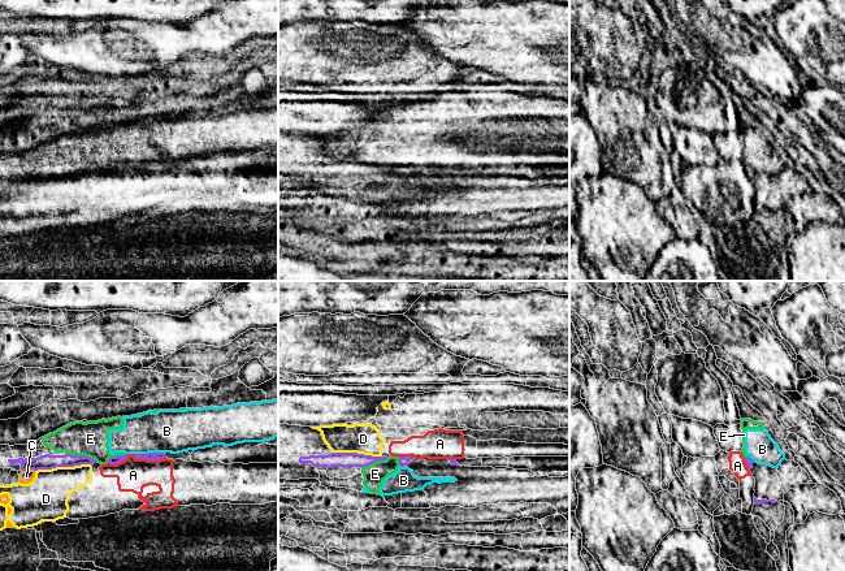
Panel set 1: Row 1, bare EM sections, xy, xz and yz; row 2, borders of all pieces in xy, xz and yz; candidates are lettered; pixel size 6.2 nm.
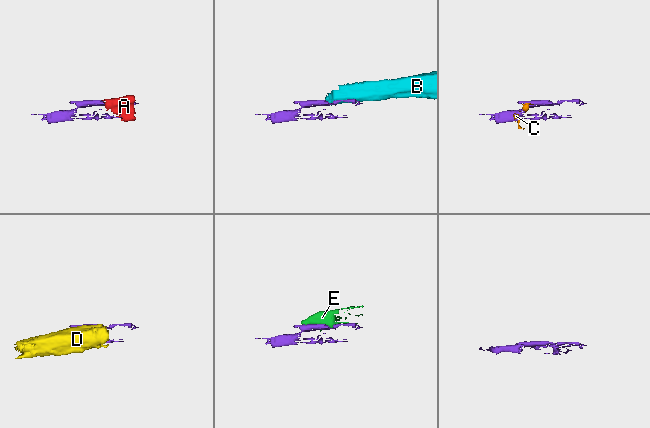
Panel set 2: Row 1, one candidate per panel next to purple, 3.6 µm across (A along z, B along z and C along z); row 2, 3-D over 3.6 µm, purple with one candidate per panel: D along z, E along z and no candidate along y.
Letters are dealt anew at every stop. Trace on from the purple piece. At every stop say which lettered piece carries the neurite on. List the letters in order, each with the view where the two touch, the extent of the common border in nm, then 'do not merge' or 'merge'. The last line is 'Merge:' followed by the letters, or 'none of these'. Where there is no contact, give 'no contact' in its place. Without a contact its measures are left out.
A: xy | 200 nm | do not merge
B: xy | 120 nm | merge
C: xy | 80 nm | do not merge
D: xy | 360 nm | do not merge
E: xy | 200 nm | merge
Merge: B, E

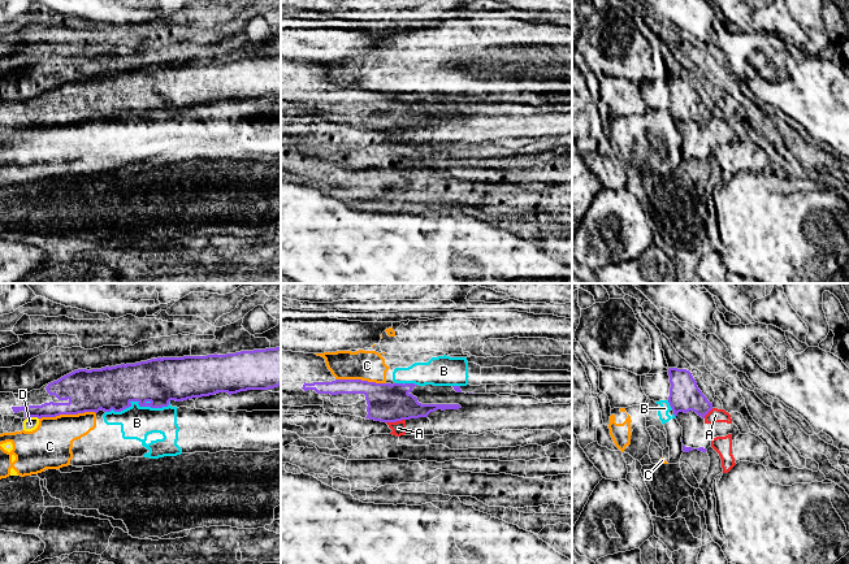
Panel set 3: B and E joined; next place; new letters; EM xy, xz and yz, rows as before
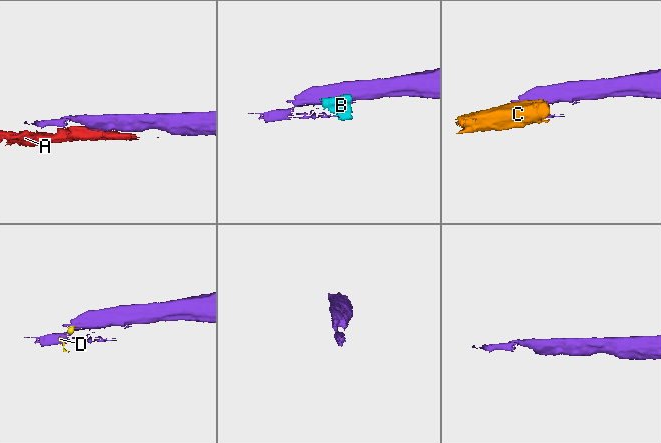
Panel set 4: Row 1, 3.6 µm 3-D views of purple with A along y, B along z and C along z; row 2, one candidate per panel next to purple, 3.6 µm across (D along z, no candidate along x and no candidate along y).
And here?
A: xz | 120 nm | do not merge
B: xy | 400 nm | do not merge
C: xy | 360 nm | do not merge
D: xy | 80 nm | do not merge
Merge: none of these

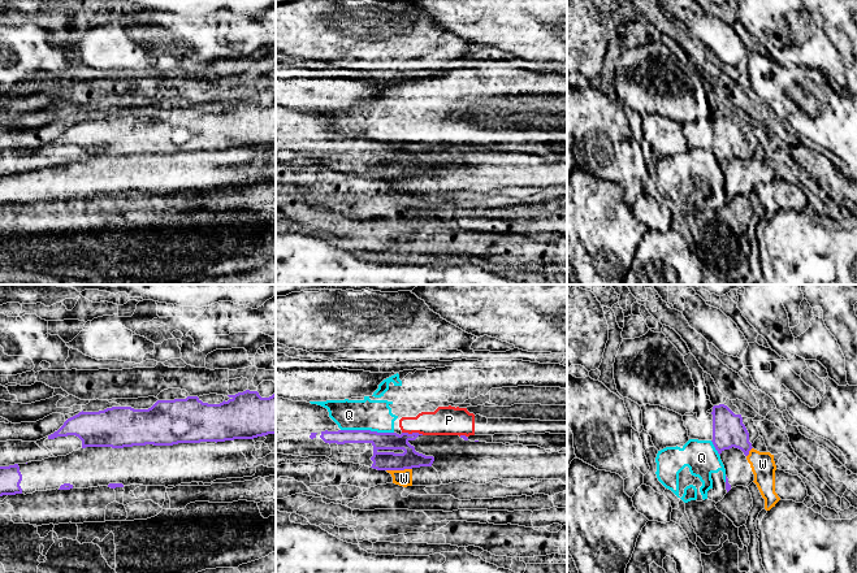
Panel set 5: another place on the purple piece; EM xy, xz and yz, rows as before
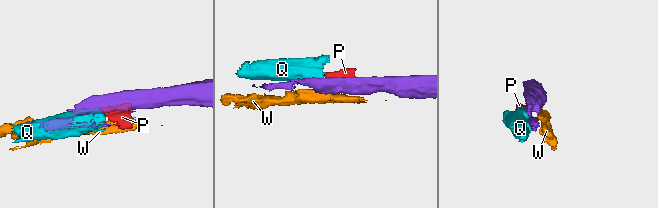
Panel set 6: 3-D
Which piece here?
P: xz | 140 nm | do not merge
Q: xz | 320 nm | do not merge
W: xz | 160 nm | do not merge
Merge: none of these

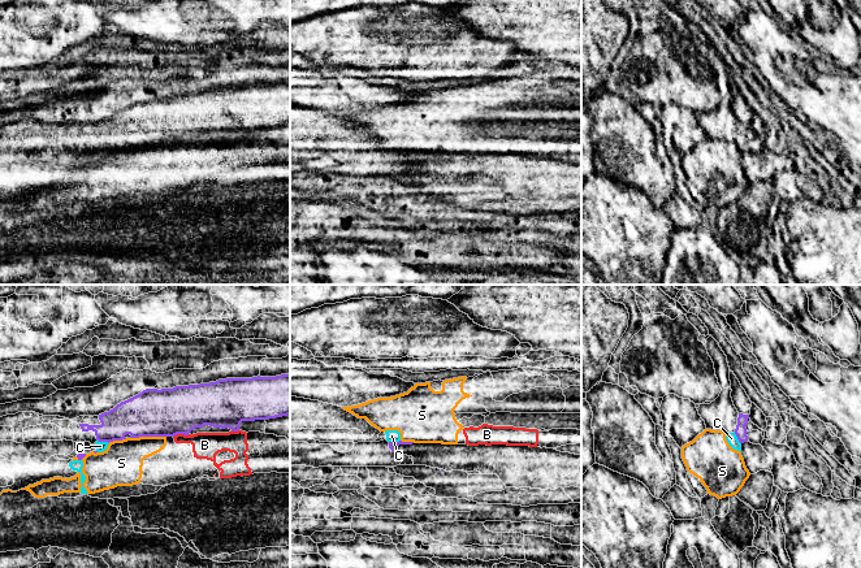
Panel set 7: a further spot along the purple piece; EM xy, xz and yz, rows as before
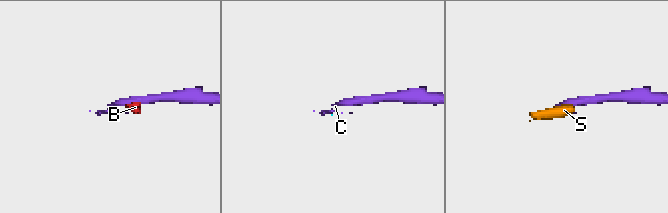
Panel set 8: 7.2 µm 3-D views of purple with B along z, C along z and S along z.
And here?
B: xy | 110 nm | do not merge
C: yz | 90 nm | do not merge
S: xy | 220 nm | do not merge
Merge: none of these

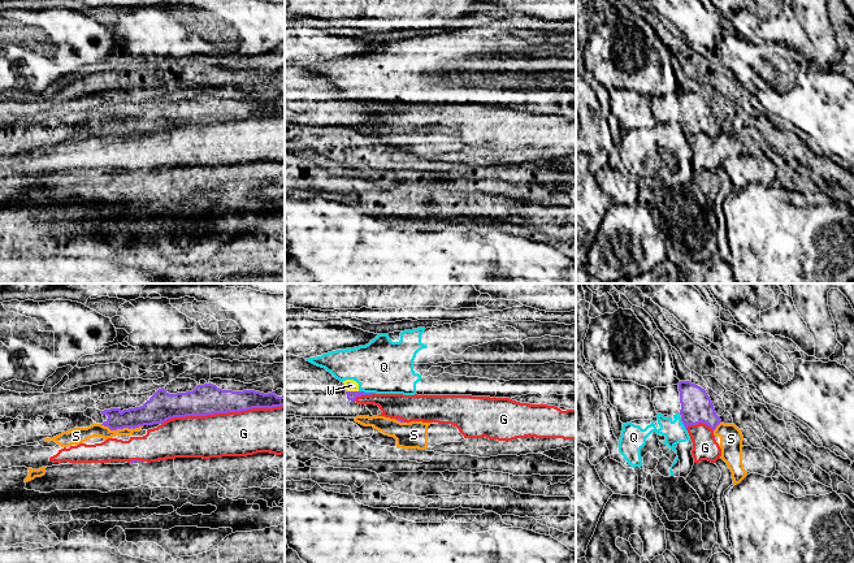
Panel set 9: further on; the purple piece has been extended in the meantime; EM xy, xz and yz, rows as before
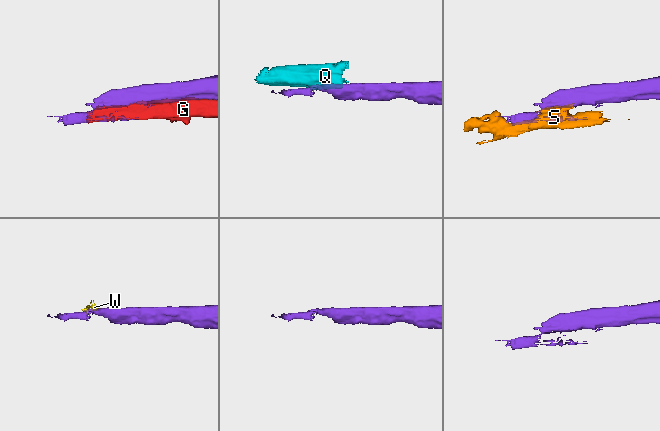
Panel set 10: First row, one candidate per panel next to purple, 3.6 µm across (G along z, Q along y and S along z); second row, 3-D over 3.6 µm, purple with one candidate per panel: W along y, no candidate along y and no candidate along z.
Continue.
G: xy | 750 nm | do not merge
Q: xz | 110 nm | do not merge
S: xy | 260 nm | do not merge
W: xz | 80 nm | do not merge
Merge: none of these

